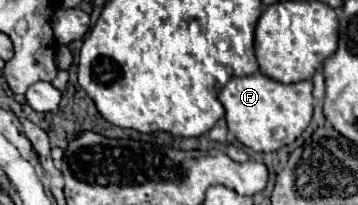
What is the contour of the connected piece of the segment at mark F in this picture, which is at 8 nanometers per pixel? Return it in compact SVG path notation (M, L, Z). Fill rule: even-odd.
M262 73L232 77L228 85L218 95L220 103L226 109L228 131L248 149L270 153L278 151L284 145L296 141L312 119L312 81L298 83L278 83Z

